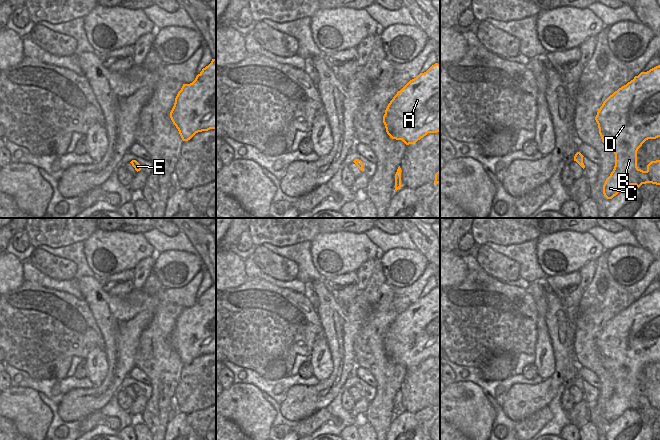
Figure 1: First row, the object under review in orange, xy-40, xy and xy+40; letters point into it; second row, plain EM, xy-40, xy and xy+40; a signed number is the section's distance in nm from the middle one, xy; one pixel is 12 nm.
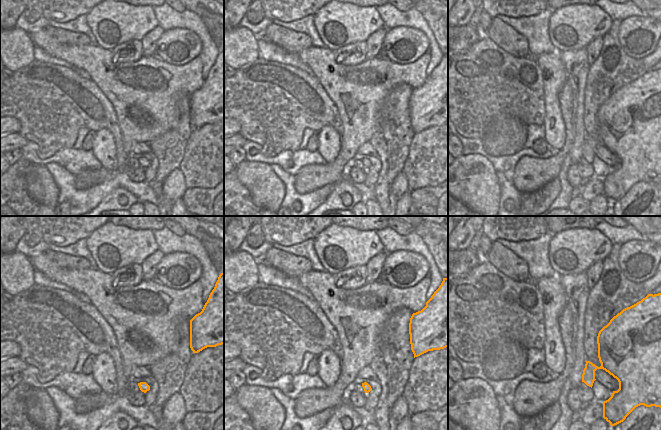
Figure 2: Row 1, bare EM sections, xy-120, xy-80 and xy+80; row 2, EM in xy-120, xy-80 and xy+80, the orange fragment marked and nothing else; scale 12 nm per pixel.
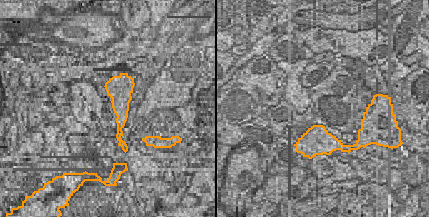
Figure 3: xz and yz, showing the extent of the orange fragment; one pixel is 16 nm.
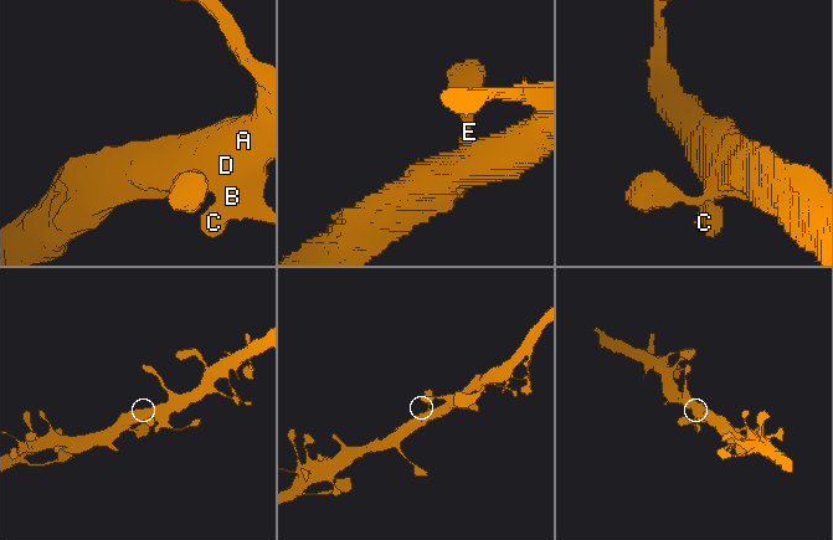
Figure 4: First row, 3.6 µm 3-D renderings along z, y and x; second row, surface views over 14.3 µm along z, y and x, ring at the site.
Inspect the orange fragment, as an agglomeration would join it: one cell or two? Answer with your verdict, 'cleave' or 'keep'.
keep

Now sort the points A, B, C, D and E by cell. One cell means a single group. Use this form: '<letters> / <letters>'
A B C D E

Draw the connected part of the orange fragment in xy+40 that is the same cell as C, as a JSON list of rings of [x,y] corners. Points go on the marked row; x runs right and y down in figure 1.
[[[660,65],[641,72],[633,80],[610,95],[597,112],[602,142],[615,154],[615,166],[603,185],[603,194],[612,199],[628,185],[652,183],[660,185],[660,160],[651,161],[647,170],[637,167],[637,151],[648,139],[660,137]]]

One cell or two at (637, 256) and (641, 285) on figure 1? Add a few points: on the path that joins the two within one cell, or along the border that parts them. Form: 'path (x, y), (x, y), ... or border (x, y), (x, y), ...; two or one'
border (649, 266), (646, 273), (640, 279), (626, 287); two

